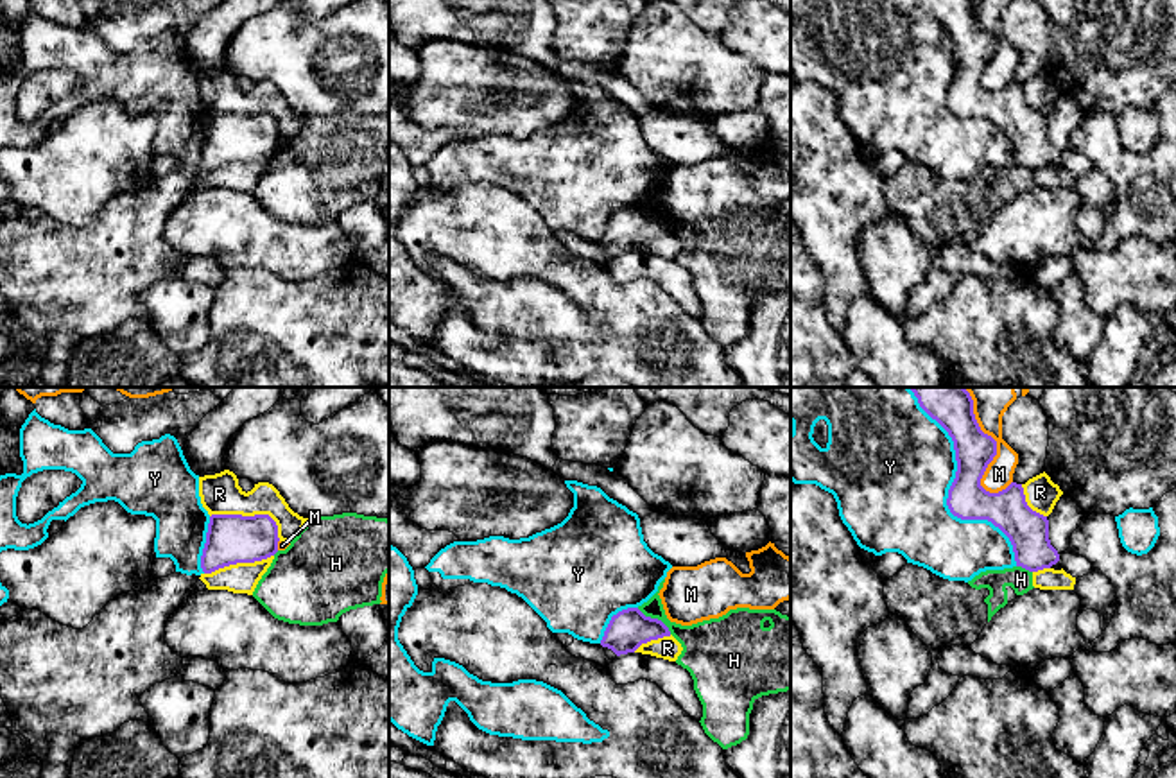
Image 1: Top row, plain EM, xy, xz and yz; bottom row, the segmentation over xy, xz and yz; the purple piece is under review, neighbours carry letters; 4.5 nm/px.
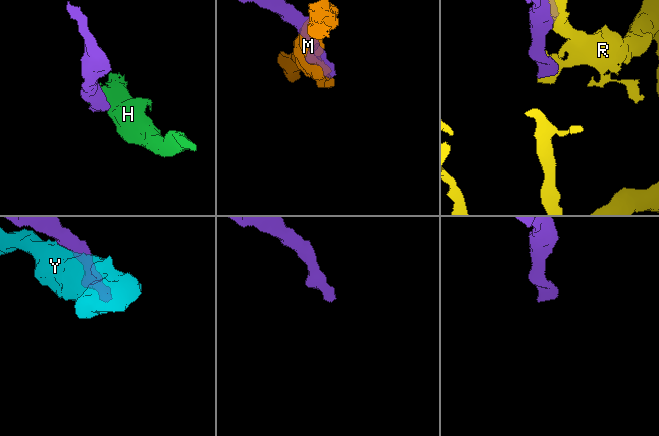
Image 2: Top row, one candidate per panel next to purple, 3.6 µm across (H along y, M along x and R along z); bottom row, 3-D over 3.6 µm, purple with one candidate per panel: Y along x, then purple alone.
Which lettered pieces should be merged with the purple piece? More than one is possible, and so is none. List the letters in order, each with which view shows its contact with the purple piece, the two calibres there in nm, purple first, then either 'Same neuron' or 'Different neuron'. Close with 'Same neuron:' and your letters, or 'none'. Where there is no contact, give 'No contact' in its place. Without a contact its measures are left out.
H: Touches purple in xz. Thickness 180 nm (purple) against 190 nm. Different neuron
M: Touches purple in yz. Thickness 190 nm (purple) against 200 nm. Different neuron
R: Touches purple in xy. Thickness 220 nm (purple) against 180 nm. Different neuron
Y: Touches purple in yz. Thickness 180 nm (purple) against 500 nm. Different neuron
Same neuron: none

